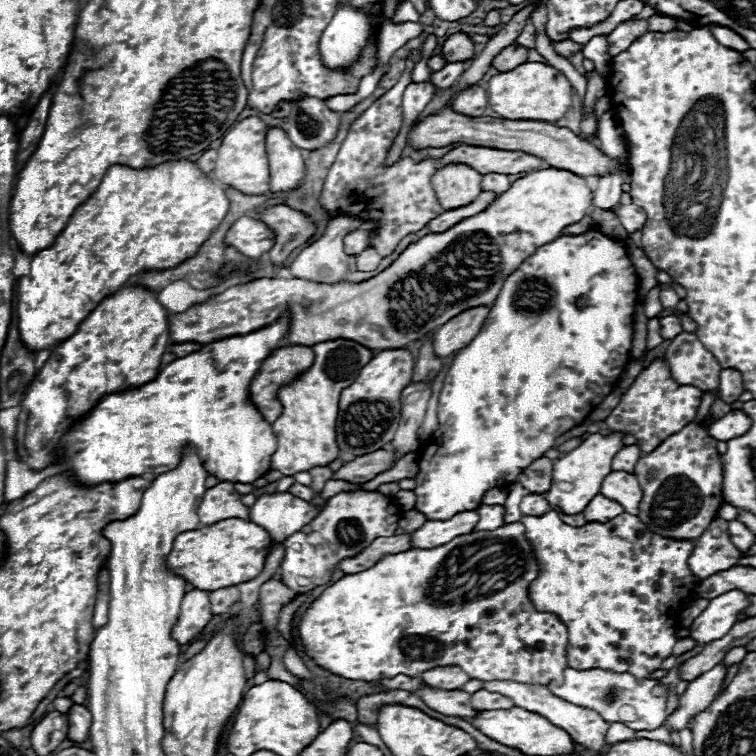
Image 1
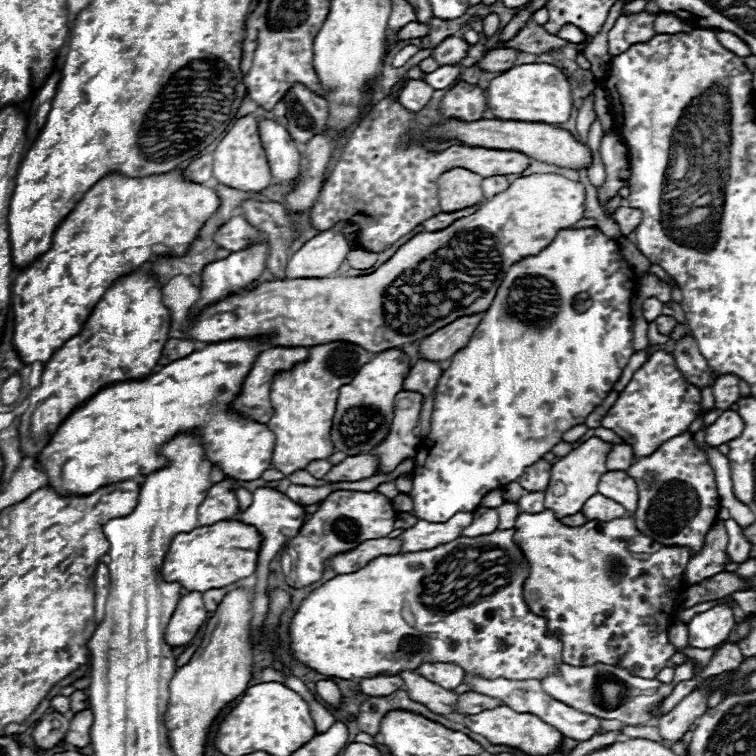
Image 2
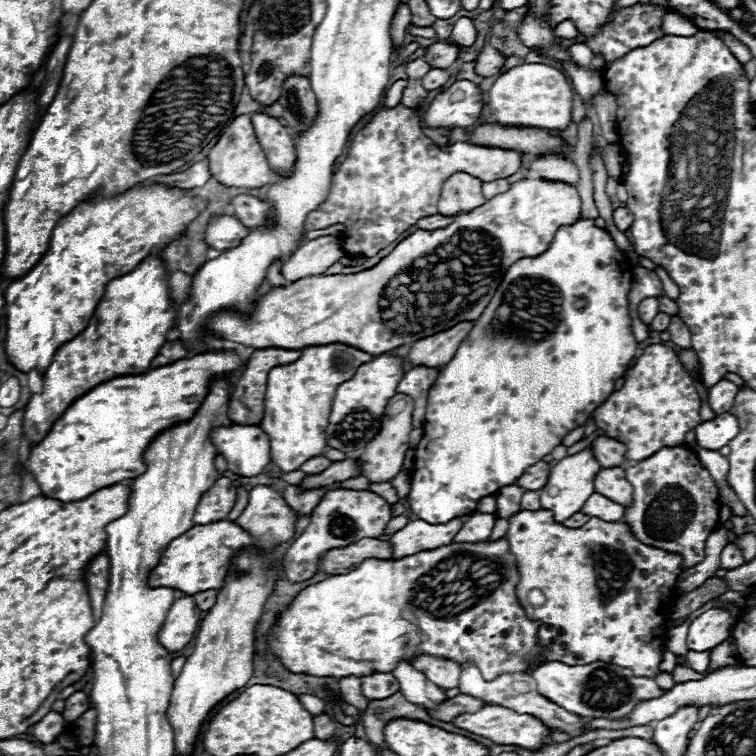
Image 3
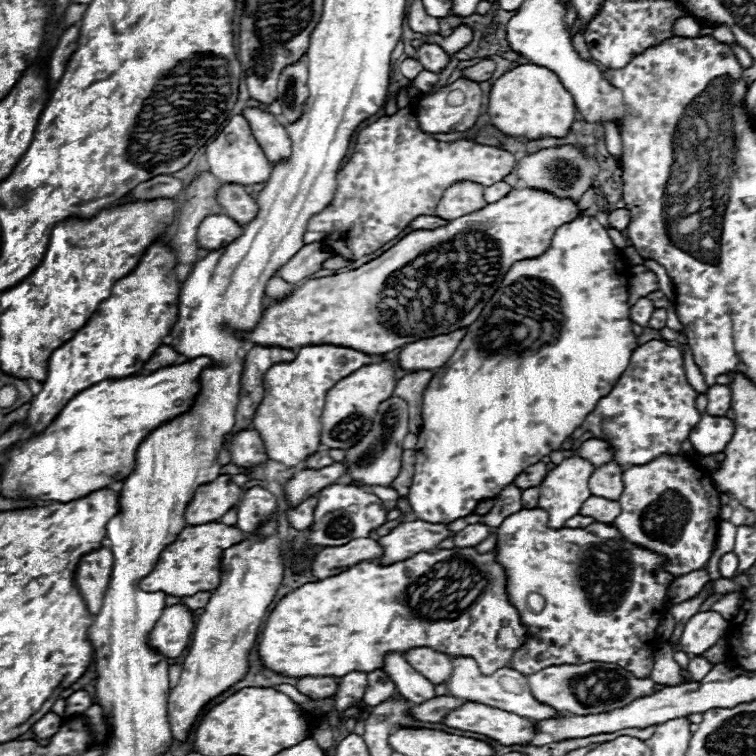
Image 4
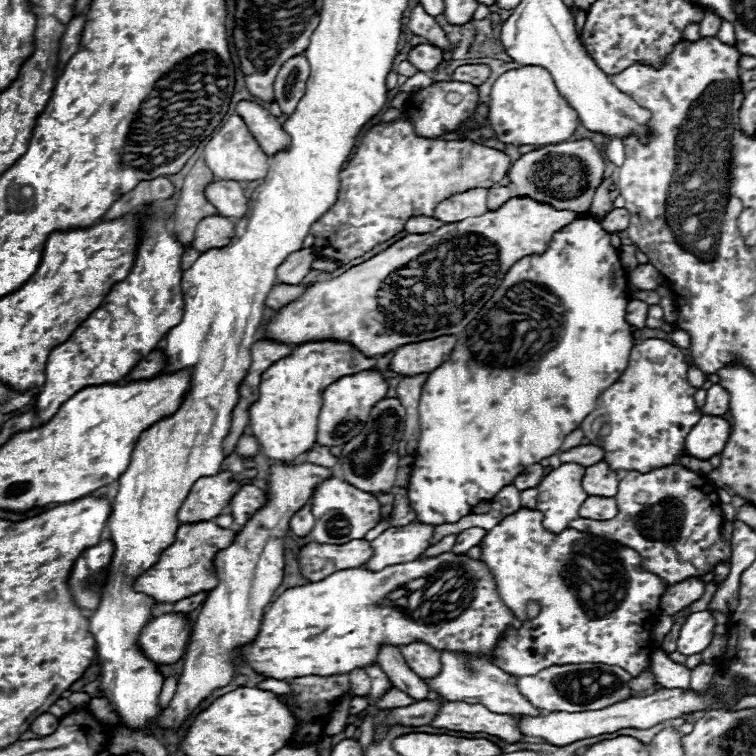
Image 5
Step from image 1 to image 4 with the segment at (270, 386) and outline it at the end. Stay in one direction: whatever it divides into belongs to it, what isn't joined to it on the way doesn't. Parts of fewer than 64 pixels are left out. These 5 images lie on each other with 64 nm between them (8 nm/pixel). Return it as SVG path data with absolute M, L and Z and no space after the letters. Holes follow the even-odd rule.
M254 346L248 354L246 354L246 368L244 368L244 376L242 376L242 388L240 388L240 400L238 400L238 408L236 408L236 422L230 434L236 434L240 430L246 430L252 420L254 420L254 412L258 408L258 404L262 402L262 382L264 382L264 374L270 366L278 364L278 362L288 362L296 356L298 350L288 350L288 348L280 348L280 346Z

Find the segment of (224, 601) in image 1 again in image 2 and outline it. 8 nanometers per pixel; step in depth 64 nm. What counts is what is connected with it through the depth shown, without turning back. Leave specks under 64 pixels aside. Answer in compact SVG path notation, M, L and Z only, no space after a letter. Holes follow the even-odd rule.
M214 588L214 590L204 592L204 594L202 594L202 598L204 598L204 608L206 608L208 612L214 612L214 610L218 608L218 604L222 602L222 598L224 598L226 592L228 592L228 588Z

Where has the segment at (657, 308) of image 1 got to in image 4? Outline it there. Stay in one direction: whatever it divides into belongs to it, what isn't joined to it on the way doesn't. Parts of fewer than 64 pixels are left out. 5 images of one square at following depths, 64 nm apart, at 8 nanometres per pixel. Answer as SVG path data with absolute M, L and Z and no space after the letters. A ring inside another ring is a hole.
M640 298L634 306L630 306L630 320L638 326L648 326L648 320L654 312L654 304L648 298Z

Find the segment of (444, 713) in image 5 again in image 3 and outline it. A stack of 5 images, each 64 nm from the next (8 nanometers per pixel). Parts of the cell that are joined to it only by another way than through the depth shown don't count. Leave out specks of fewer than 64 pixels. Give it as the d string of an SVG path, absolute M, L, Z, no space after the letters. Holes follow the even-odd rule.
M482 706L476 712L460 714L452 720L454 726L490 738L494 744L522 746L526 750L538 750L540 738L548 734L548 726L528 714L516 714L502 706Z

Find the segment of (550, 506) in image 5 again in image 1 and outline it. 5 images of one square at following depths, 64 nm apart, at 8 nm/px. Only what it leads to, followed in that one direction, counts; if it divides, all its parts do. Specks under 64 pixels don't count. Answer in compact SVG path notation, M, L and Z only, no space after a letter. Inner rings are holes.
M614 432L610 436L602 436L602 434L590 434L578 448L570 450L568 454L564 454L562 458L558 458L554 462L554 470L552 470L552 486L546 492L546 502L550 506L556 506L562 510L562 514L578 514L586 508L586 504L600 494L600 486L604 482L604 478L612 472L610 464L614 454L624 446L620 442L622 434Z

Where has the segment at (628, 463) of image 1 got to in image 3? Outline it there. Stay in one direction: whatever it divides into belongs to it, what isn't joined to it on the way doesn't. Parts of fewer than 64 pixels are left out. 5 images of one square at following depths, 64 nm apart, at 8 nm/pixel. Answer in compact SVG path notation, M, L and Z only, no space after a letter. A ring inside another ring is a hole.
M598 436L590 442L590 450L592 450L592 456L596 458L596 462L602 468L610 468L610 466L620 466L624 462L626 446L616 442L616 440Z

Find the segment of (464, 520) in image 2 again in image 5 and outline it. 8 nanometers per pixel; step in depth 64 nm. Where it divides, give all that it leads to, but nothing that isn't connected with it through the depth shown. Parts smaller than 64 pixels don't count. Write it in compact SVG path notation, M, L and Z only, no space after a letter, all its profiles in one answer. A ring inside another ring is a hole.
M422 522L408 524L404 528L388 528L376 540L370 542L374 554L364 562L364 566L368 566L368 570L382 570L384 566L392 566L392 562L412 562L412 558L418 558L428 548L428 540L432 532L434 532L434 526L422 524Z

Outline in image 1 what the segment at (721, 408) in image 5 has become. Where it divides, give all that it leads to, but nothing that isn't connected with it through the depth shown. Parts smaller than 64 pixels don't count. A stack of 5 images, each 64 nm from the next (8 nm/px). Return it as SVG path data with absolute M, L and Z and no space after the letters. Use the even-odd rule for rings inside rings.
M732 368L722 370L722 374L720 374L720 386L718 386L720 400L732 404L732 402L738 400L738 396L742 394L742 390L744 390L744 382L742 382L740 372L732 370Z

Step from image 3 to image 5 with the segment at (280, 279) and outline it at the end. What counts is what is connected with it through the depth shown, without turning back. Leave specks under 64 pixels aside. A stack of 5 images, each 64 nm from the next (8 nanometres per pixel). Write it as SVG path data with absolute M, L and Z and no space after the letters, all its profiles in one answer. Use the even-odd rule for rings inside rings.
M276 284L268 298L266 298L266 306L270 310L280 310L284 308L288 302L294 302L296 298L300 298L300 294L304 294L304 288L302 286L288 286L288 284Z

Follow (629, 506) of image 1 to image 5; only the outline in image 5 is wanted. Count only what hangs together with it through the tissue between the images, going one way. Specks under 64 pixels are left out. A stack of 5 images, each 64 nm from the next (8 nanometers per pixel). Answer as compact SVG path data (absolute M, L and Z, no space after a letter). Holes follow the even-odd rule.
M598 462L586 468L582 486L588 496L616 496L618 474L612 472L606 462Z

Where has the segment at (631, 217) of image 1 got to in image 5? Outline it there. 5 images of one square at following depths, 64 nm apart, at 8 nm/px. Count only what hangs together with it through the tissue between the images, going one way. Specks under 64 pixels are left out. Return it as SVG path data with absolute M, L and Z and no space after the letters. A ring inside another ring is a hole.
M614 208L604 216L604 220L600 224L604 226L604 230L608 230L612 234L612 232L626 230L628 228L628 220L630 220L630 212L626 208Z

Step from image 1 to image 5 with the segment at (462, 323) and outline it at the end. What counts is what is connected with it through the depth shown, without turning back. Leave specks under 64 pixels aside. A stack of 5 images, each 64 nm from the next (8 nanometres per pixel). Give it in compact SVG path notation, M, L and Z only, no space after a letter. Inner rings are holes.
M456 336L452 338L434 338L428 342L416 342L406 344L394 350L394 356L388 364L388 370L400 374L400 376L416 376L416 374L428 374L436 370L456 344Z

